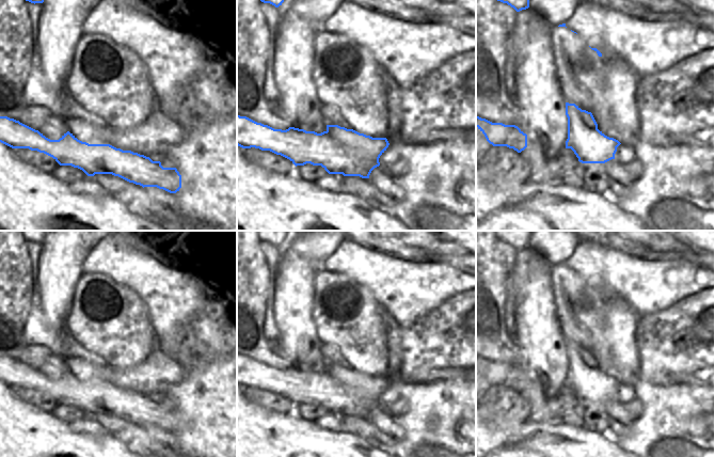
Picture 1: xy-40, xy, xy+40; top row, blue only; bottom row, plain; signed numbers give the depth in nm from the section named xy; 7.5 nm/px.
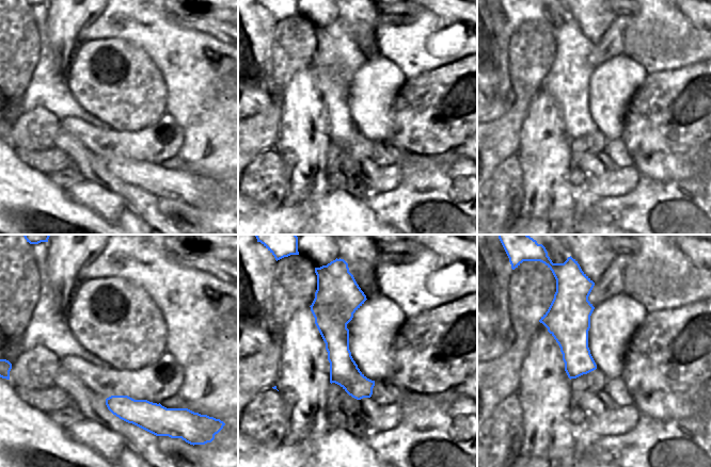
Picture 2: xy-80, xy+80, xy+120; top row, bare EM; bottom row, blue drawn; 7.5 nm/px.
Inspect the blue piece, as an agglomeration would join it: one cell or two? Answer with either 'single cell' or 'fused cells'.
fused cells

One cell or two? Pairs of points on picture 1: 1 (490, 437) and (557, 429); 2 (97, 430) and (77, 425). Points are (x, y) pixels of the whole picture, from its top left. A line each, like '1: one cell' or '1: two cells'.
1: one cell
2: one cell

